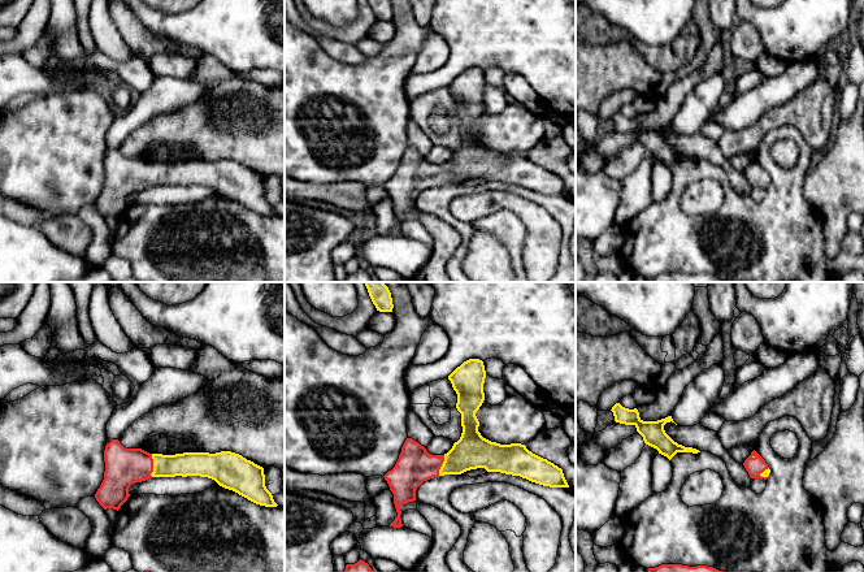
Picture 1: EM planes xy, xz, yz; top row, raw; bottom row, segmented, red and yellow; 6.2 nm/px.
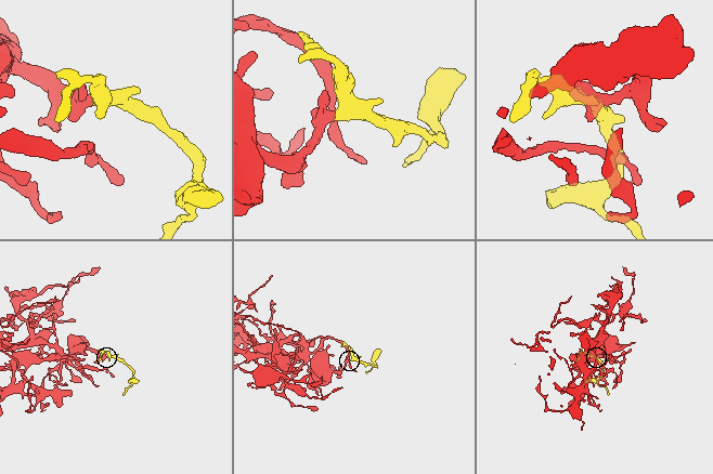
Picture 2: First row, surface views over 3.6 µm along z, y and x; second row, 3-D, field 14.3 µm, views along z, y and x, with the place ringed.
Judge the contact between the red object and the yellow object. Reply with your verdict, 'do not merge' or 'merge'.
merge

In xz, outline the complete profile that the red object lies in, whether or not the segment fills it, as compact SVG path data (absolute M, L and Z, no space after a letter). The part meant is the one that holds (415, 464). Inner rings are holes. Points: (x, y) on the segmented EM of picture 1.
M479 359L464 361L448 376L457 394L456 408L461 413L463 433L447 454L431 455L414 439L405 439L395 467L383 476L394 494L398 512L390 526L403 526L400 507L416 500L416 490L424 481L444 474L485 468L543 486L569 488L561 468L533 454L525 445L500 445L481 436L476 412L485 400L485 378L485 365Z

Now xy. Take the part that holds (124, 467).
M112 439L104 450L104 480L95 498L107 510L120 510L130 497L129 488L151 477L200 476L214 480L248 500L277 507L265 486L264 468L231 451L149 454L142 448L126 448Z

